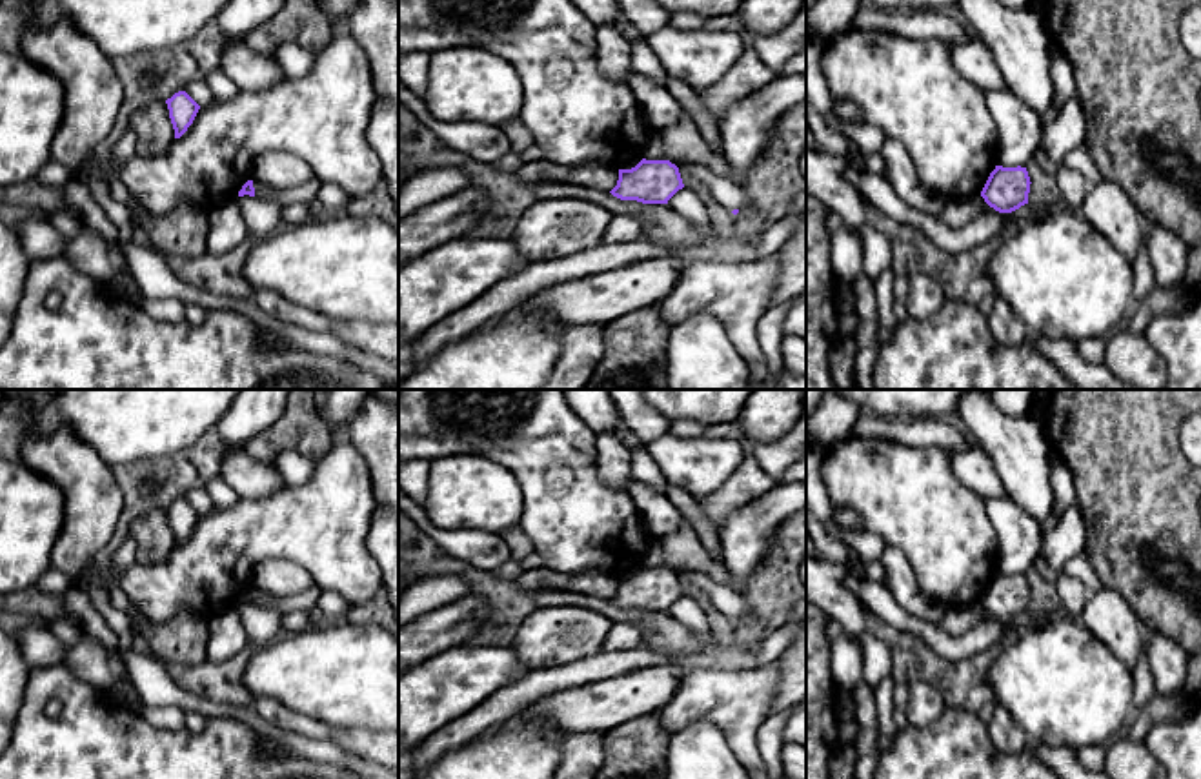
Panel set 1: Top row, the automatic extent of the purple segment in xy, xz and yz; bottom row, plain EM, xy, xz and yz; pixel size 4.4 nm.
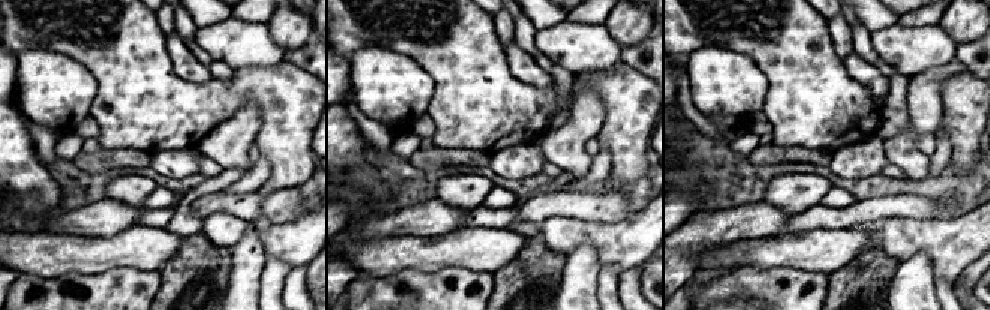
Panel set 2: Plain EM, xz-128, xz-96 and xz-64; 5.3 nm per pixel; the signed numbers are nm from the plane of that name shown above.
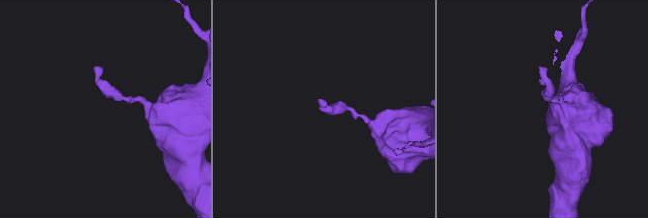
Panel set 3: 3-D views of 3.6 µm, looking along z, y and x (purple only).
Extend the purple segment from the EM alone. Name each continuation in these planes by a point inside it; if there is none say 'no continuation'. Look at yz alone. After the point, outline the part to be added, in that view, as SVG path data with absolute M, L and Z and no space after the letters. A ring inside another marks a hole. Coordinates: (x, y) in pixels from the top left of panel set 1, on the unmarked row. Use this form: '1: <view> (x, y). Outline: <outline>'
no continuation

